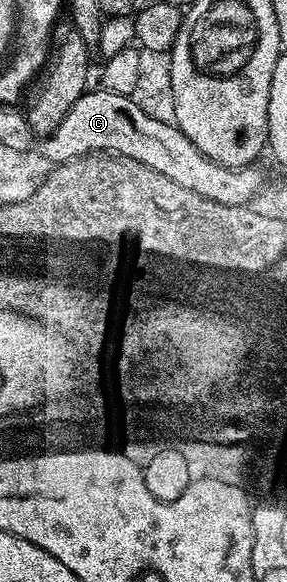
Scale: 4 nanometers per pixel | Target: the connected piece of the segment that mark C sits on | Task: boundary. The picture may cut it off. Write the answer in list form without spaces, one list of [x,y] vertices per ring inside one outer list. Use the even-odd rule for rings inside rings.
[[[104,90],[86,91],[67,110],[63,122],[50,136],[40,141],[39,152],[53,164],[79,159],[89,153],[126,156],[143,162],[151,170],[171,178],[178,186],[199,194],[211,202],[227,206],[248,205],[249,200],[265,184],[265,176],[257,166],[232,168],[221,165],[198,150],[195,142],[183,134],[176,123],[157,121],[141,109],[132,96]]]

